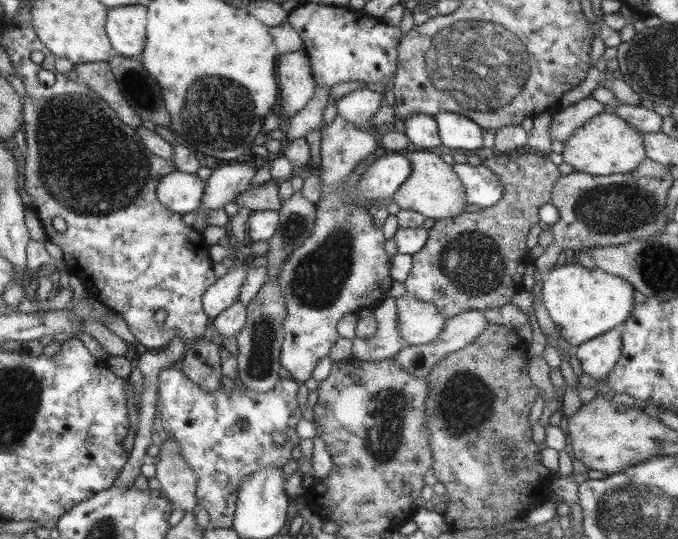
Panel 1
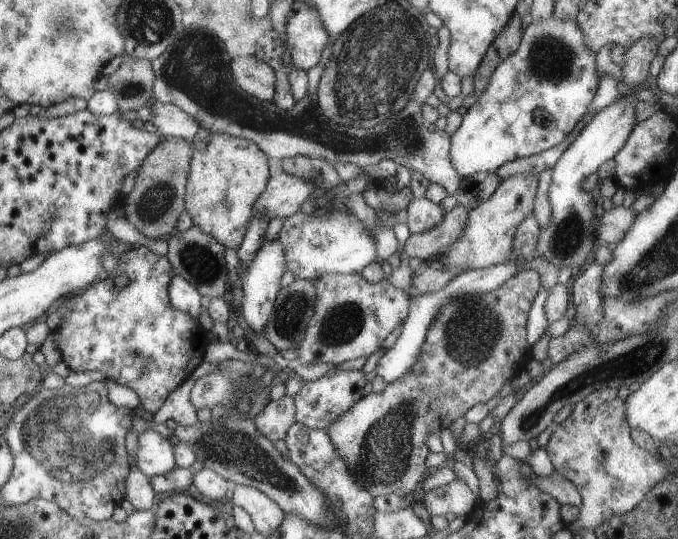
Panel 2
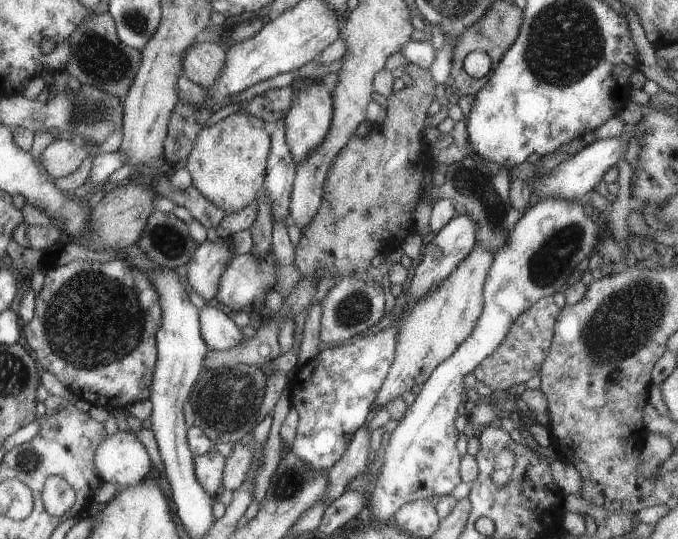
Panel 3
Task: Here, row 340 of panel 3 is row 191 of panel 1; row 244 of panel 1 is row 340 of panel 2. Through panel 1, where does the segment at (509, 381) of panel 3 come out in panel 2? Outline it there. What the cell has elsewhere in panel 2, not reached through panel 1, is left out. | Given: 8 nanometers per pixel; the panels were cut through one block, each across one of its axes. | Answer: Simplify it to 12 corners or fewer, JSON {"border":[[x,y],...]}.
{"border":[[521,269],[451,299],[413,366],[326,433],[373,497],[531,359]]}

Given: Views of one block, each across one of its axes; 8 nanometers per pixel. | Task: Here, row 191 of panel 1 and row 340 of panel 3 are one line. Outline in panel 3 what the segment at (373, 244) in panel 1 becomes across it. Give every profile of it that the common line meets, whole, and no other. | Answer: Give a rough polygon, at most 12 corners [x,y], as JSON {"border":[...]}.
{"border":[[341,278],[322,300],[319,338],[341,345],[385,312],[381,286]]}

